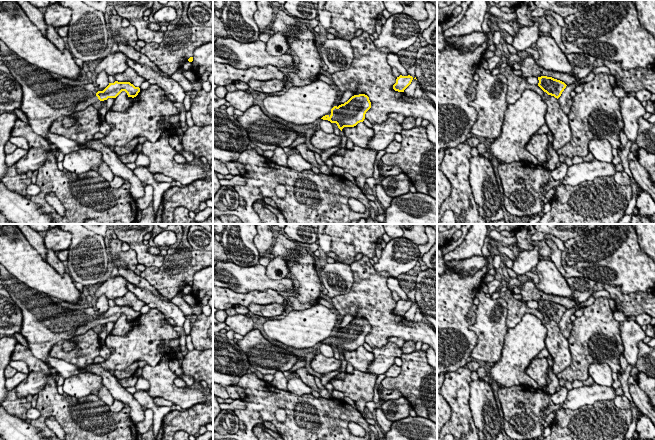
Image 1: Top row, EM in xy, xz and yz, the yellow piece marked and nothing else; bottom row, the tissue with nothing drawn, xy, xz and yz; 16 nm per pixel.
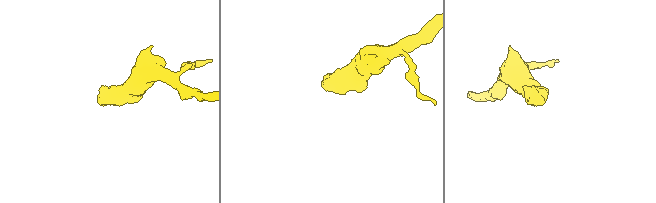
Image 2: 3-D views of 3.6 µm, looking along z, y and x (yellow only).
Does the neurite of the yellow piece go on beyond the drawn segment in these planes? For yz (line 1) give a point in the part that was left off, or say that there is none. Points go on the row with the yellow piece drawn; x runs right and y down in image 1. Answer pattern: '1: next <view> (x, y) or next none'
1: next none

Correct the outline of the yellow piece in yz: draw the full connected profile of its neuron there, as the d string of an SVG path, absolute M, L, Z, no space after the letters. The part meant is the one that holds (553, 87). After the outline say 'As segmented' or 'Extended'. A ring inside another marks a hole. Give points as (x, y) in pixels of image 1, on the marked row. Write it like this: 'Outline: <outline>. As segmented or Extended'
Outline: M541 76L538 77L538 80L538 86L548 95L554 96L557 99L561 96L567 86L564 82L552 77Z. As segmented

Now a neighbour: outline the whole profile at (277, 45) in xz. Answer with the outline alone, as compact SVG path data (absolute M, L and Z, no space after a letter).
M284 33L273 34L266 43L266 51L270 55L280 56L289 50L288 38Z

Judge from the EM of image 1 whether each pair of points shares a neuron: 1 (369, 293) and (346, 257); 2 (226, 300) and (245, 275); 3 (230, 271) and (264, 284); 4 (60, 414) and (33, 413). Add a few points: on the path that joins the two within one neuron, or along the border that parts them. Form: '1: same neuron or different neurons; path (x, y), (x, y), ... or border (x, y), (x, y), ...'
1: different neurons; border (355, 261), (349, 264)
2: different neurons; border (223, 286), (237, 292), (258, 290)
3: same neuron; path (238, 278), (256, 279)
4: different neurons; border (36, 407), (40, 415), (29, 421)

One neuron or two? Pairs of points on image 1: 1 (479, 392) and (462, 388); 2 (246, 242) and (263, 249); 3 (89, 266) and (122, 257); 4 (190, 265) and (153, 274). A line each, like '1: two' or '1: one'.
1: two
2: two
3: two
4: one

